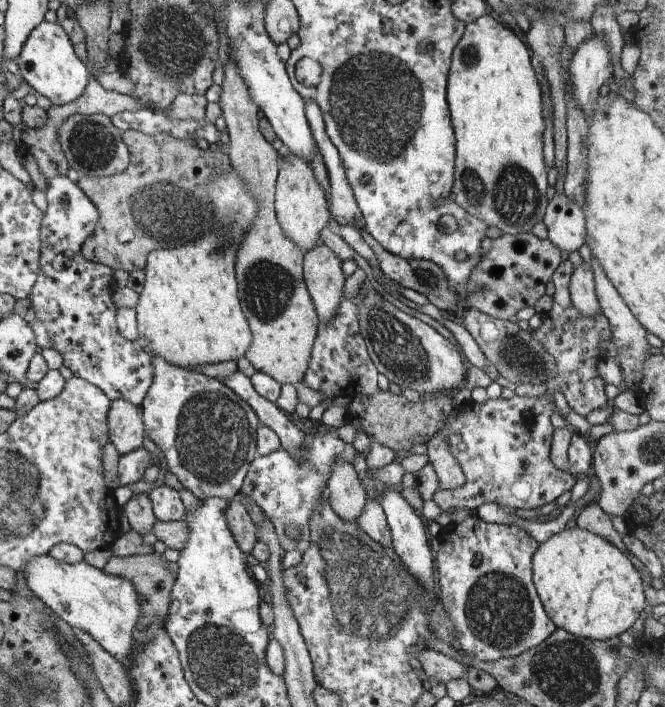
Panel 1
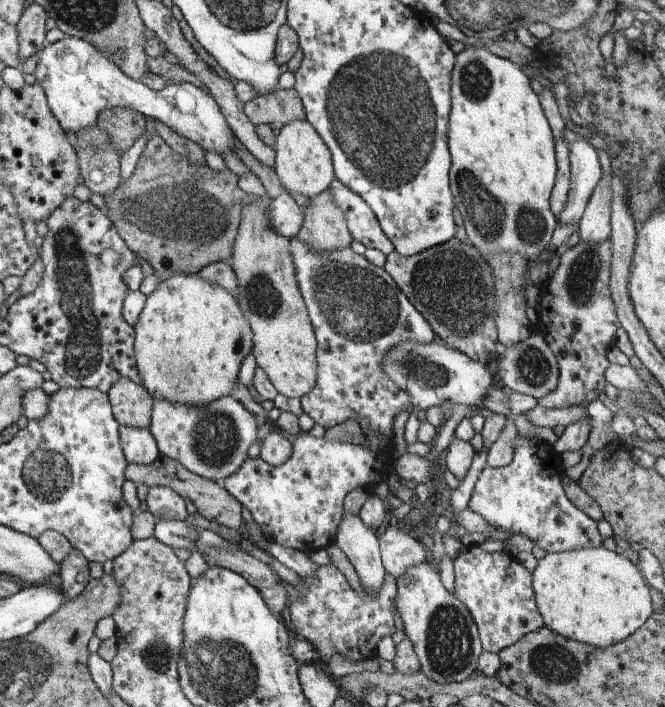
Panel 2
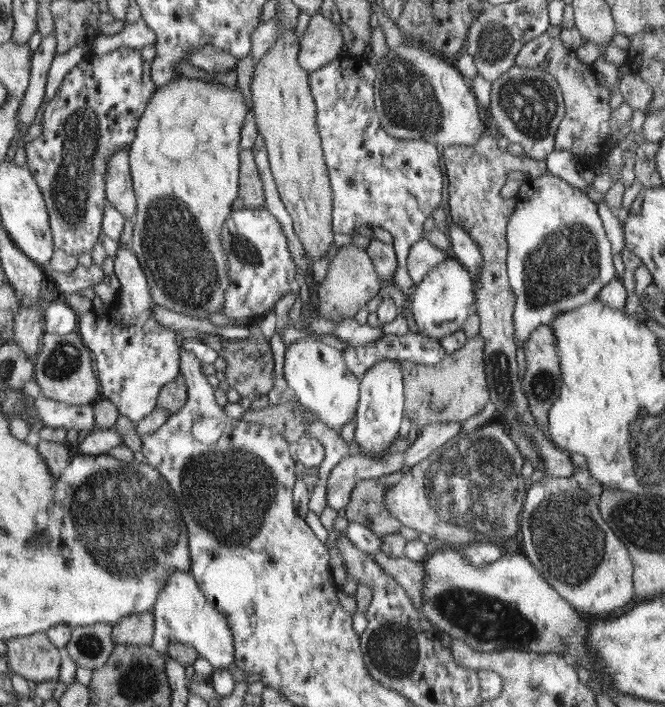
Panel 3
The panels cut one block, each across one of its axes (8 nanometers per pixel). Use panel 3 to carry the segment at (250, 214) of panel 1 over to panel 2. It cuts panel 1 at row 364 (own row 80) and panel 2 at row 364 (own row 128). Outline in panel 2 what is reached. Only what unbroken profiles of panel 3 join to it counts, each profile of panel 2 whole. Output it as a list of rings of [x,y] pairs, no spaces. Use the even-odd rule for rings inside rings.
[[[176,274],[163,281],[160,288],[158,288],[156,292],[150,296],[147,296],[145,307],[142,309],[138,322],[136,322],[134,328],[135,359],[138,361],[141,384],[149,393],[151,393],[154,399],[164,399],[178,405],[202,407],[203,405],[210,404],[222,397],[230,396],[231,392],[235,390],[235,386],[239,378],[239,372],[242,370],[243,360],[247,358],[247,354],[254,347],[254,337],[252,336],[251,326],[249,325],[247,318],[243,315],[240,306],[237,304],[236,298],[233,297],[227,290],[224,290],[221,286],[201,279],[199,274]]]

